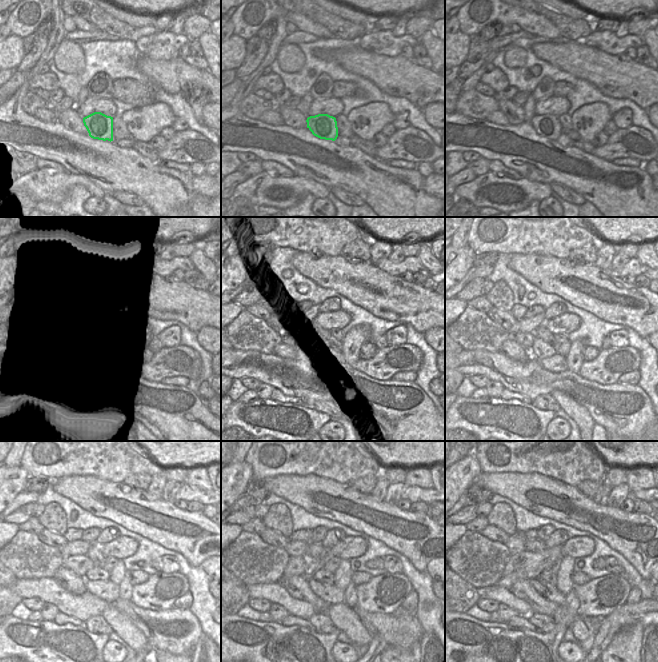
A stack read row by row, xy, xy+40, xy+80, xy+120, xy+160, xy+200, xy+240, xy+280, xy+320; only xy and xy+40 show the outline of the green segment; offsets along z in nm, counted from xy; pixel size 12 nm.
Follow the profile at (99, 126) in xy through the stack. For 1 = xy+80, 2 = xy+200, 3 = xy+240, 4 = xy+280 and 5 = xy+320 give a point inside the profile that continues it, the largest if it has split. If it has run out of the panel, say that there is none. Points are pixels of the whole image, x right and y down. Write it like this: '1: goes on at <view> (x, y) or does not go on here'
1: goes on at xy+80 (548, 126)
2: goes on at xy+200 (542, 332)
3: goes on at xy+240 (94, 554)
4: goes on at xy+280 (316, 550)
5: goes on at xy+320 (530, 545)

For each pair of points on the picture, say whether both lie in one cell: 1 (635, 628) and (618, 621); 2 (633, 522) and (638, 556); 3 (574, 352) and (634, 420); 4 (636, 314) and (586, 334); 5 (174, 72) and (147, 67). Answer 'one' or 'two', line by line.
1: two
2: one
3: two
4: two
5: one

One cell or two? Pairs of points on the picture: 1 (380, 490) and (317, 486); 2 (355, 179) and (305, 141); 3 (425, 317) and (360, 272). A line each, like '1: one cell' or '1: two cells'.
1: two cells
2: one cell
3: one cell

